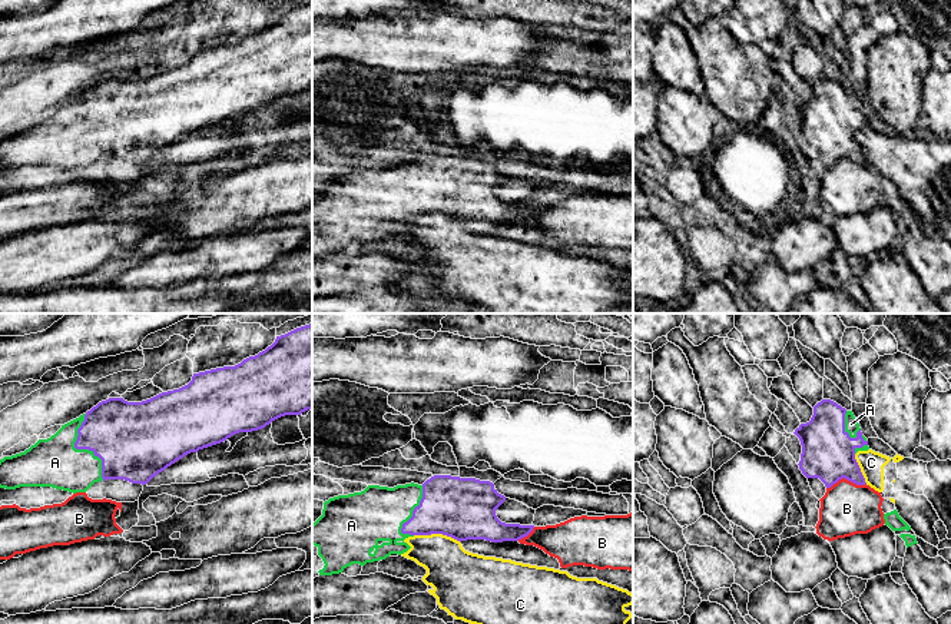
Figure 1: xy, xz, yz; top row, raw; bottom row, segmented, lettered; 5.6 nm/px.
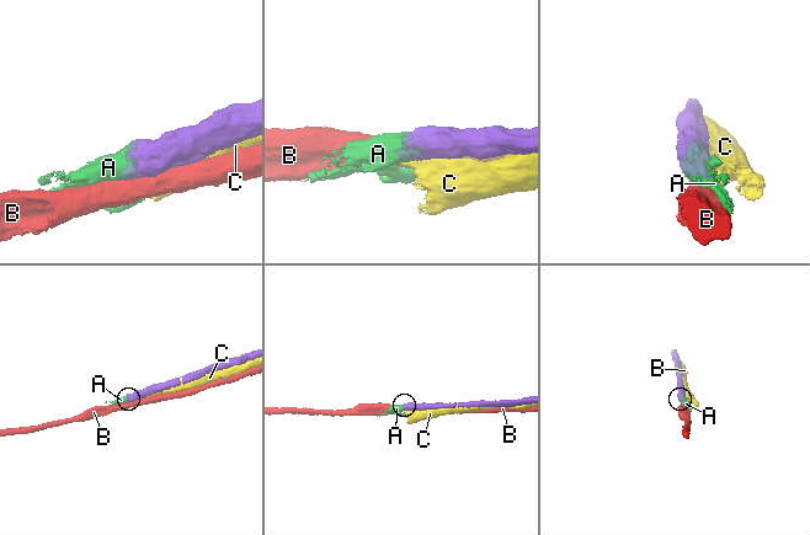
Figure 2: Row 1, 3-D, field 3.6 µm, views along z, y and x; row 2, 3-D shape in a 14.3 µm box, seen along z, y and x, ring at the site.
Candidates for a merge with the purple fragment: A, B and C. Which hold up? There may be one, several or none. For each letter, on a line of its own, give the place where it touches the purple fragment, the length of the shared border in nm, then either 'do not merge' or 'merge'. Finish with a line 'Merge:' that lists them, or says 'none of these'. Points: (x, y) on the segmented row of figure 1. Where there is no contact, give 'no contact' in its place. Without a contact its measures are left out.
A: xy (82, 448) | 400 nm | merge
B: yz (845, 478) | 220 nm | do not merge
C: xz (437, 533) | 260 nm | do not merge
Merge: A

